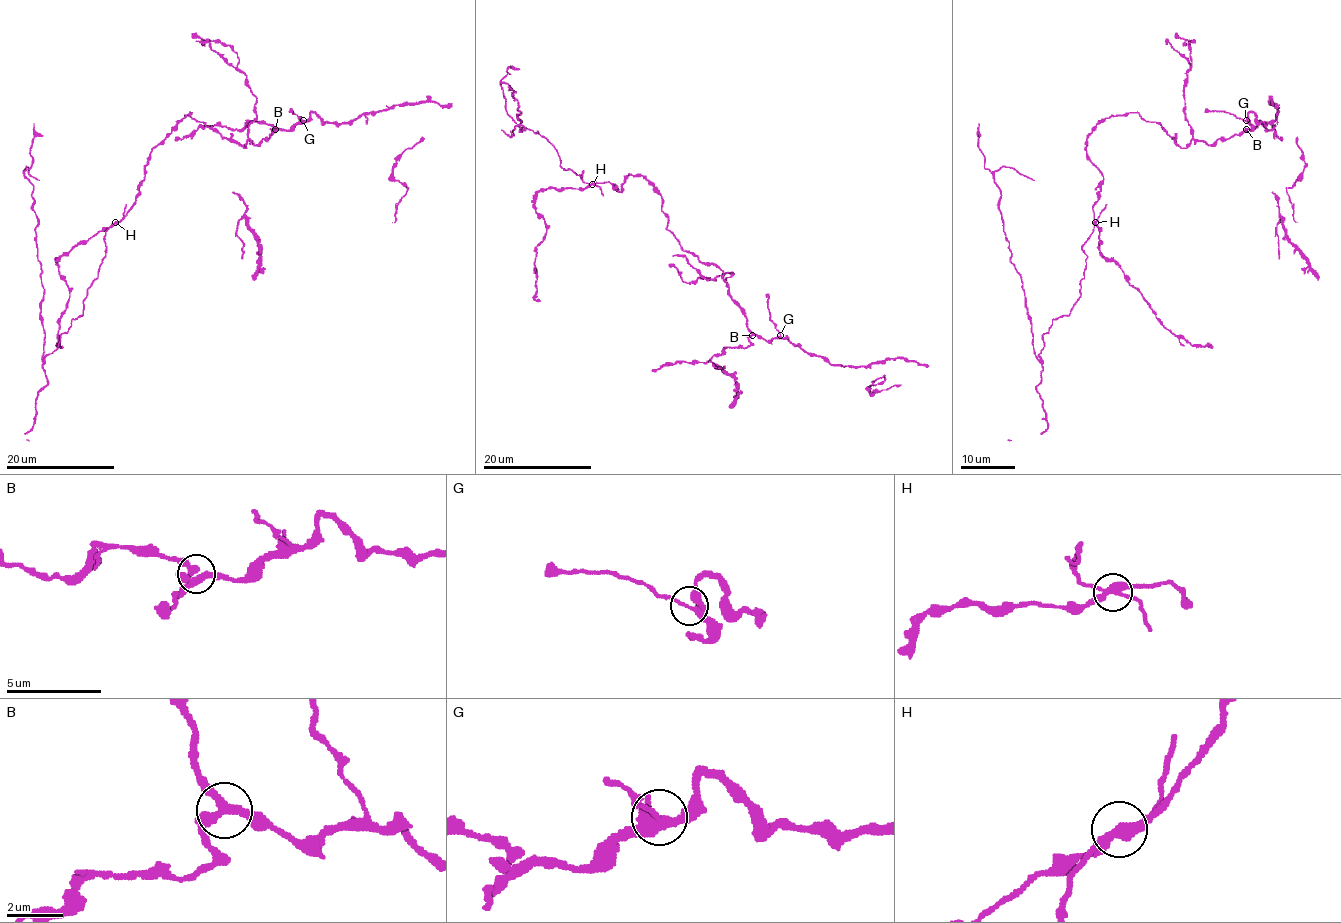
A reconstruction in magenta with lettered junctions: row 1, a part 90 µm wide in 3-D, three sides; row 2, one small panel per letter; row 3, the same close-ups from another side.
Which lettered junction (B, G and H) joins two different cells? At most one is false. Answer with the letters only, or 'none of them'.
H

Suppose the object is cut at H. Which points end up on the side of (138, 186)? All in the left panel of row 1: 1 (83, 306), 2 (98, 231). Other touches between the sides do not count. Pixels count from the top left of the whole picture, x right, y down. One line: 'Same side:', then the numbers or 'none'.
Same side: 2

